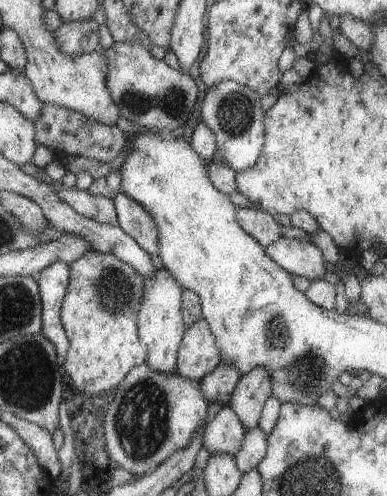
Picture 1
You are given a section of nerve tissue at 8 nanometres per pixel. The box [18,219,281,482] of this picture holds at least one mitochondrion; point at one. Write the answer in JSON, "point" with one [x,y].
{"point":[140,425]}

